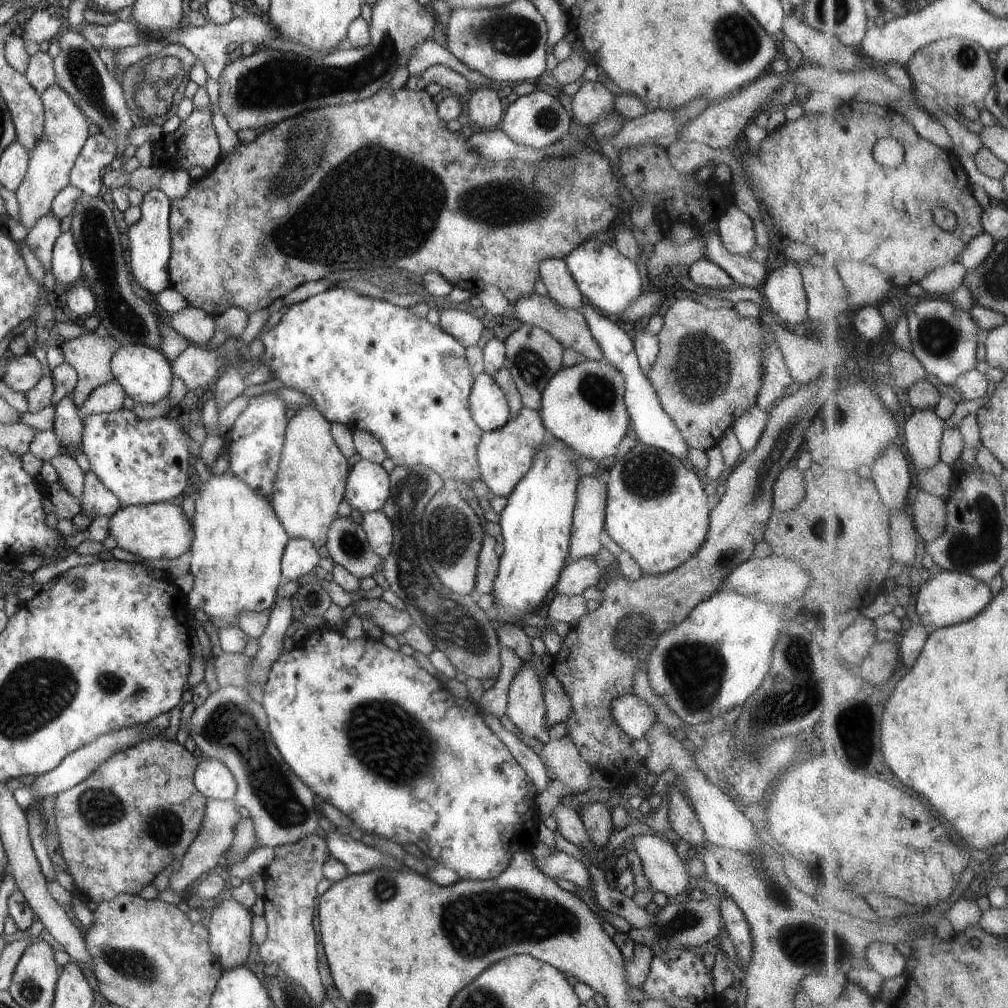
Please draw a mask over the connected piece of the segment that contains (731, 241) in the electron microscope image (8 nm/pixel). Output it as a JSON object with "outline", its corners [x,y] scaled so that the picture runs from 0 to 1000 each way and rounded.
{"outline":[[[729,203],[720,207],[711,232],[717,246],[724,252],[741,253],[750,242],[746,219]]]}

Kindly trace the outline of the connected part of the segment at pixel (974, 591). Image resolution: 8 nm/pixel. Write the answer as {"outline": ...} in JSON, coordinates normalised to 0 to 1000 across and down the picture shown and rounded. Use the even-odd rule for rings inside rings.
{"outline":[[[936,566],[927,572],[920,572],[920,577],[913,583],[911,589],[909,606],[916,618],[938,623],[970,613],[985,596],[986,588],[983,587],[979,578],[961,569]]]}

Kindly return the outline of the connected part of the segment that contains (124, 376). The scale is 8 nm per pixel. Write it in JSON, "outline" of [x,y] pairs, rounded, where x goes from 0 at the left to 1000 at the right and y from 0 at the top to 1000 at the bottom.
{"outline":[[[132,340],[120,342],[120,345],[112,351],[108,364],[112,376],[122,385],[124,392],[134,400],[154,401],[168,391],[172,371],[169,360],[156,346]]]}

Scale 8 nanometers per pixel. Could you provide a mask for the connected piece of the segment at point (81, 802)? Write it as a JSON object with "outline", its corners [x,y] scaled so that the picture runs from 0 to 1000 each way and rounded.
{"outline":[[[154,732],[154,734],[148,734],[148,736],[140,735],[120,746],[116,746],[116,748],[112,748],[101,759],[98,759],[96,763],[92,764],[81,776],[55,789],[53,794],[53,811],[57,823],[57,831],[59,831],[59,844],[64,859],[66,859],[66,865],[72,872],[76,885],[83,887],[85,892],[95,898],[114,891],[116,887],[136,889],[146,877],[152,876],[154,869],[170,857],[173,852],[182,852],[186,841],[191,835],[191,831],[195,829],[197,817],[201,817],[201,806],[203,806],[204,793],[191,779],[193,762],[195,762],[195,754],[191,752],[191,748],[184,744],[183,740],[180,740],[175,735]]]}

